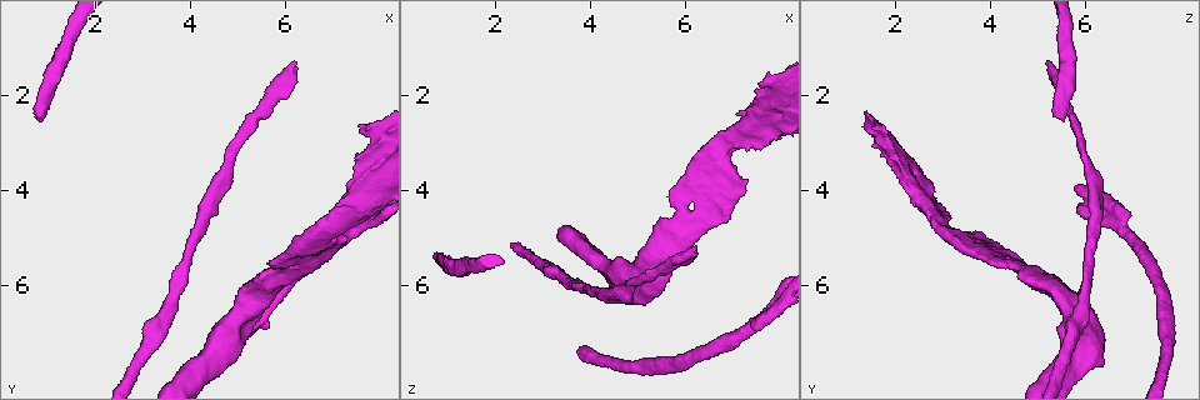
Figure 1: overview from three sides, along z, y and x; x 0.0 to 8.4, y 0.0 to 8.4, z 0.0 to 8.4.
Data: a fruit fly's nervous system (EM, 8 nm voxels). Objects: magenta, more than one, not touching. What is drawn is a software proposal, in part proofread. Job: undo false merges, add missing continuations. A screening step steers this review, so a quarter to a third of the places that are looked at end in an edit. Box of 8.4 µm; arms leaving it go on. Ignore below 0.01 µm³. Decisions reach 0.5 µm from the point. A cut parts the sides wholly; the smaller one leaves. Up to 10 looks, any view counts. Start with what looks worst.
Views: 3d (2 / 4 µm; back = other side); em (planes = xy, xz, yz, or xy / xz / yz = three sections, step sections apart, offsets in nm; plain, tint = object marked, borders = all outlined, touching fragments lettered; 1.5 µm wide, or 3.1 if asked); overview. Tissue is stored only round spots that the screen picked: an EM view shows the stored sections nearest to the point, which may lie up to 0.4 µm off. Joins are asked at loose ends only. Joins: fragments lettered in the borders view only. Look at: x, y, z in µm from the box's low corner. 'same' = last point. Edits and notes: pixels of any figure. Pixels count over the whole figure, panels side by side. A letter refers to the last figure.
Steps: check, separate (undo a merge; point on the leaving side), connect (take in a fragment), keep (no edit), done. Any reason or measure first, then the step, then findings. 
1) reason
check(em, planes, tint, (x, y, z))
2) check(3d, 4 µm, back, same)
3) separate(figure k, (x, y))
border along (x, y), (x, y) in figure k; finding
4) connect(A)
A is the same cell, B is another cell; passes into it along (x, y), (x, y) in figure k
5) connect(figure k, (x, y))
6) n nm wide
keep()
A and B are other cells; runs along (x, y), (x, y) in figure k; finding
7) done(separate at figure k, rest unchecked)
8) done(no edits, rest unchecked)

end of a long branch
check(3d, 2 µm, (6.25, 1.35, 5.15))

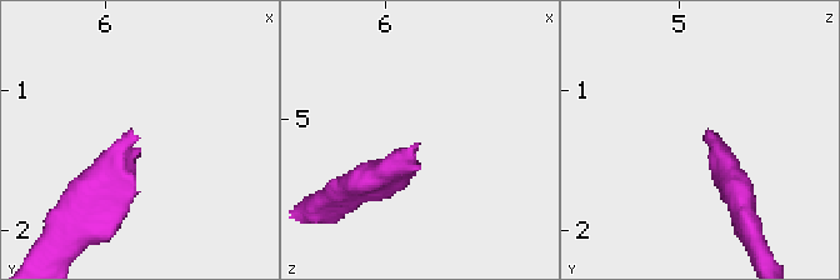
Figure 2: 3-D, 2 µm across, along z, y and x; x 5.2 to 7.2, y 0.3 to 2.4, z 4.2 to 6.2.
check(em, planes, borders, (6.20, 1.32, 5.20))

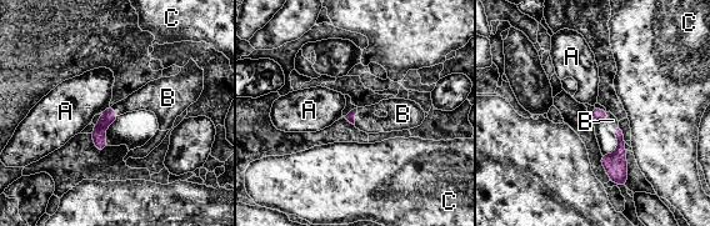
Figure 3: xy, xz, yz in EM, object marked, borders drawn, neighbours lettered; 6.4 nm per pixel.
B touches over 110 nm
connect(B)
B is the same cell, A and C are other cells; it goes on there

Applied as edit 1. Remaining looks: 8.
an open end
check(3d, 4 µm, back, (0.90, 2.55, 5.55))

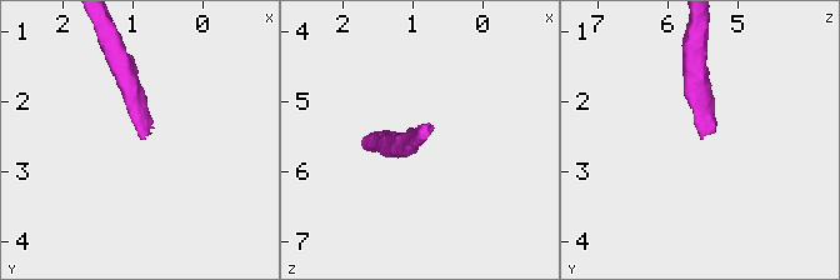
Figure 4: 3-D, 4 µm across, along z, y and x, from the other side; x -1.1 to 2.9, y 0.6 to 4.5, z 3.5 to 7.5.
shape alone is not enough
check(em, planes, tint, (0.85, 2.50, 5.55))

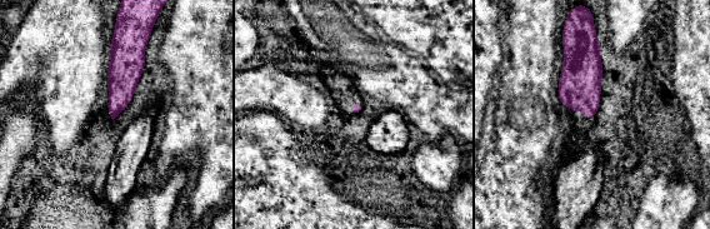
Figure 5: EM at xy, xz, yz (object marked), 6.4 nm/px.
check(em, planes, borders, same)

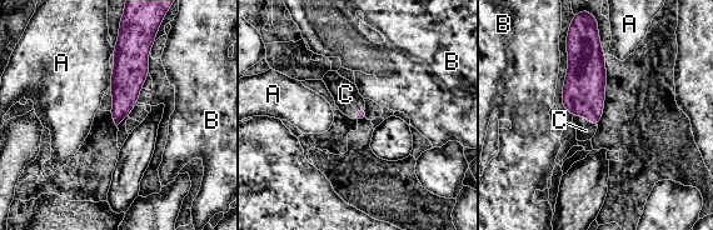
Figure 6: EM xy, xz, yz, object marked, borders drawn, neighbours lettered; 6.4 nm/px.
connect(C)
C is the same cell, A and B are other cells; the neuron continues

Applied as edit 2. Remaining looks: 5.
redraw
check(overview)

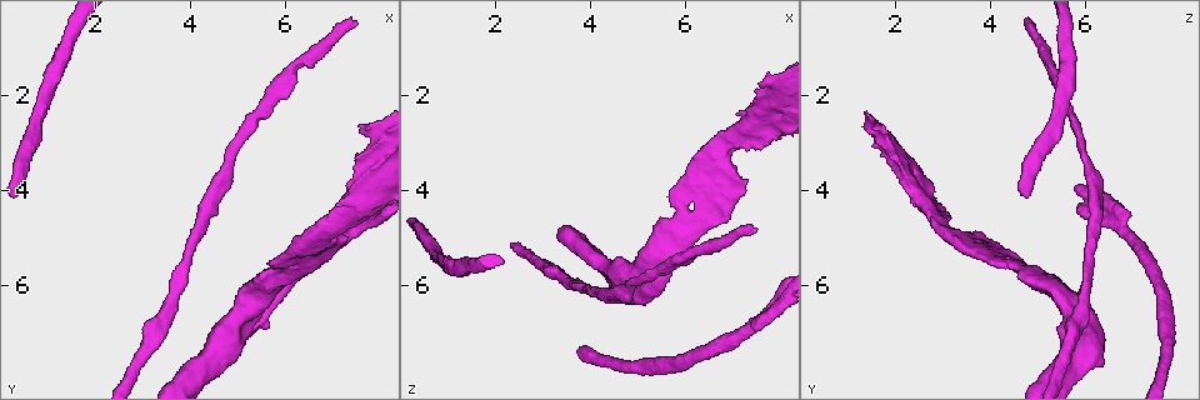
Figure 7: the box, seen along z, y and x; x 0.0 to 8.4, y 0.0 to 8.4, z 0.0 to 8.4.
thick end
check(3d, 2 µm, back, (7.65, 2.80, 1.85))

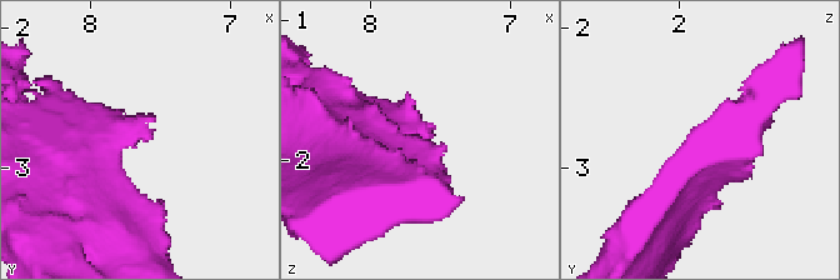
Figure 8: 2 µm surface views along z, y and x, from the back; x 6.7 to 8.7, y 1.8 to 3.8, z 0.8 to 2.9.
need the tissue
check(em, yz, step 8, borders, (7.60, 2.80, 1.84))

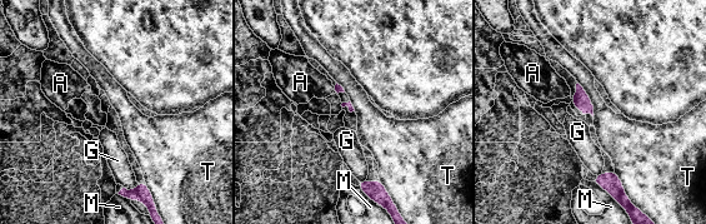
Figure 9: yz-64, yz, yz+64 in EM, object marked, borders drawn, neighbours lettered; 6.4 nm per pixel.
check(em, xz, step 4, borders, same)

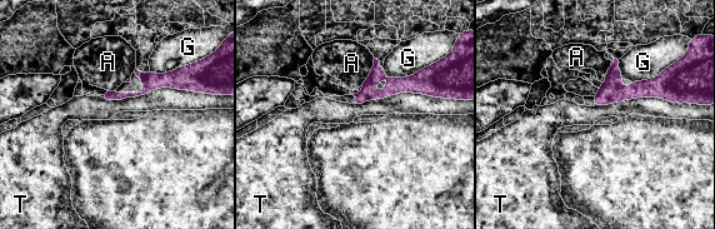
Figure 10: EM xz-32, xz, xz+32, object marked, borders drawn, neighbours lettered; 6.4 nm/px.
T touches over 600 nm
keep()
A, G and T are other cells; no lettered fragment goes on from it

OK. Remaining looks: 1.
done(connect at figure 3, connect at figure 6, rest unchecked)

